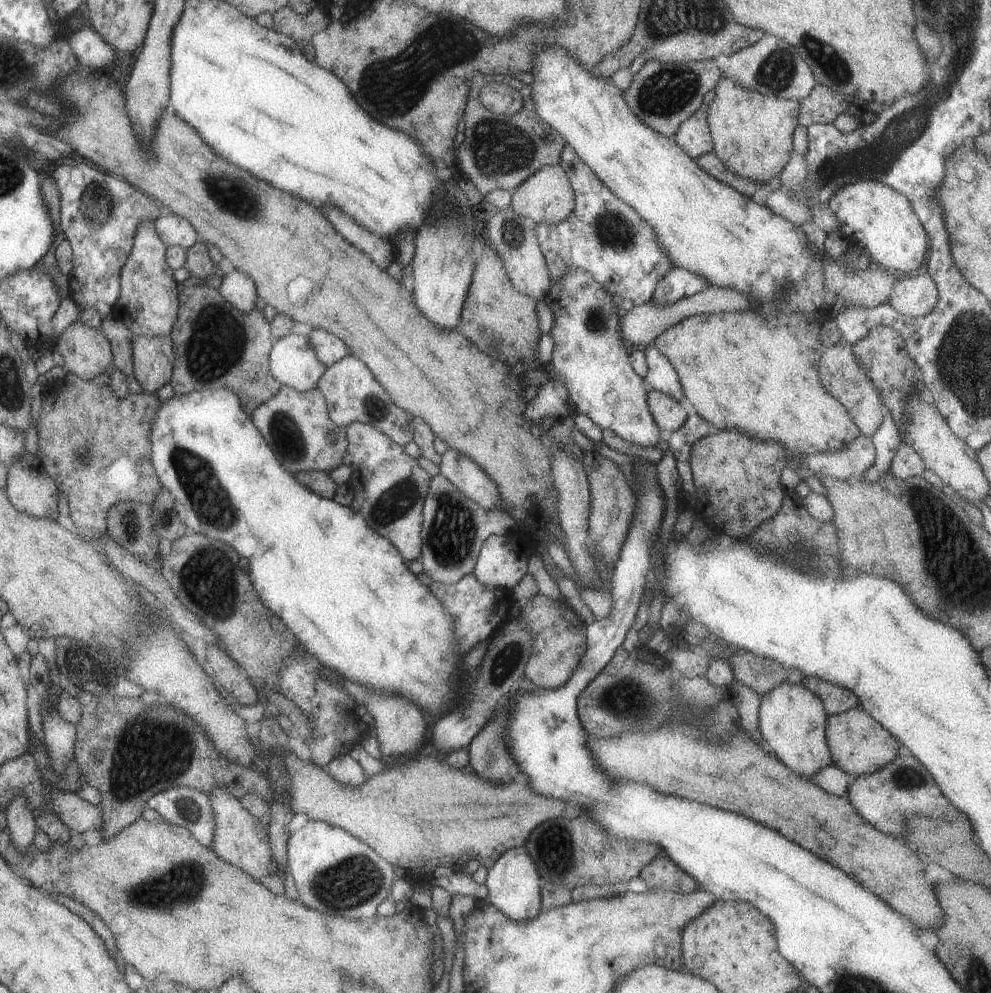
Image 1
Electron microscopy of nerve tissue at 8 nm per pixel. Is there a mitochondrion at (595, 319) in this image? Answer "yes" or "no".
yes

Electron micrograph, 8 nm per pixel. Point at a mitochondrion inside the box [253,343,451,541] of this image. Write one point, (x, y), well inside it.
(401, 497)

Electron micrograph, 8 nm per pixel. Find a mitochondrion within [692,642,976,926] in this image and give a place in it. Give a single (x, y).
(905, 776)

